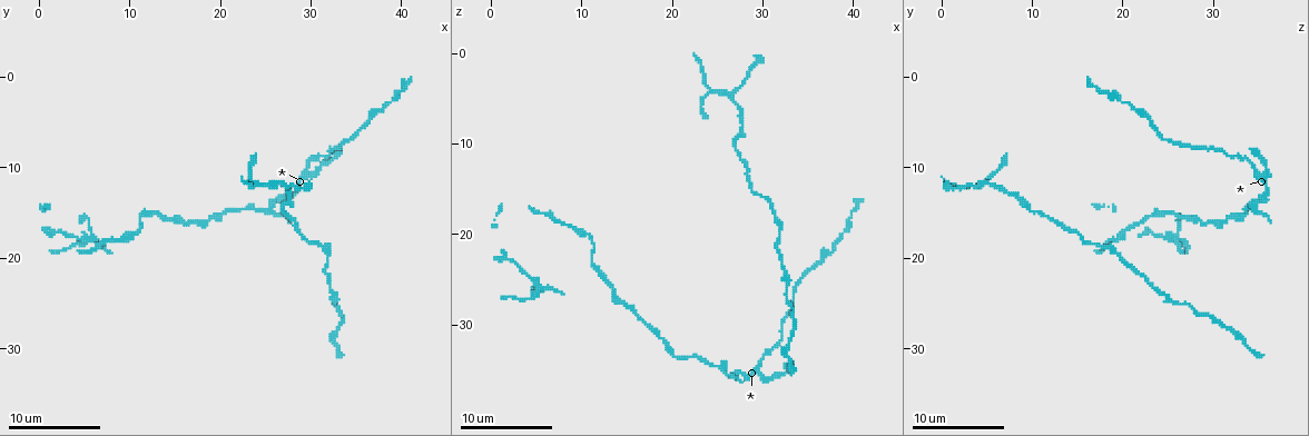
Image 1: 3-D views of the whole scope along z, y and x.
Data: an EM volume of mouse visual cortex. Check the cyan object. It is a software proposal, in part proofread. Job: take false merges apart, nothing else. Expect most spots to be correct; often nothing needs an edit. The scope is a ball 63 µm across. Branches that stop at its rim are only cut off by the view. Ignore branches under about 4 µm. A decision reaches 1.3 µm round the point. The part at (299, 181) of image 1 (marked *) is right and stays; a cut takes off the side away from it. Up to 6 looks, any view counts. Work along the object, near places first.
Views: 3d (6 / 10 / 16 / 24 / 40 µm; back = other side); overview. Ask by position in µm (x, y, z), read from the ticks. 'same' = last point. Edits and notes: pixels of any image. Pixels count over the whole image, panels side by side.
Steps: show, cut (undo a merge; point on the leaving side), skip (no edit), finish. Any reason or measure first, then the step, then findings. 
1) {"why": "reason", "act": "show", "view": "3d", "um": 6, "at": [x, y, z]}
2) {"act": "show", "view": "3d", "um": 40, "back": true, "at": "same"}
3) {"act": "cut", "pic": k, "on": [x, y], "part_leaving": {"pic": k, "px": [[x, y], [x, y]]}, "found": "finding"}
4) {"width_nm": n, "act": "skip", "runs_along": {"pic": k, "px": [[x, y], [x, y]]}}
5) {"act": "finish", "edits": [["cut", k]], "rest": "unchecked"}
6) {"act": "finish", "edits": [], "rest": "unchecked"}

{"why": "thin arm on a thick one", "act": "show", "view": "3d", "um": 10, "at": [5.4, 18.0, 26.0]}

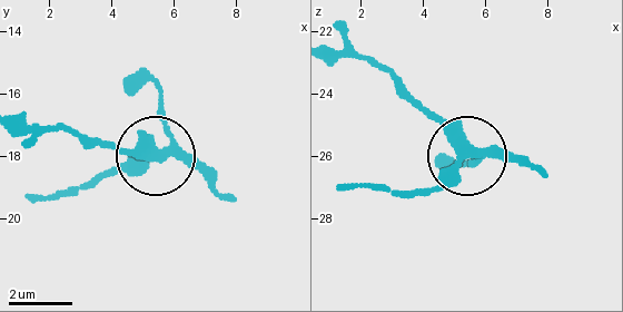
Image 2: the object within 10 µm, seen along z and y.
{"width_nm": 350, "act": "skip", "found": "all the same neuron"}

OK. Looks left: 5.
{"why": "three-way junction", "act": "show", "view": "3d", "um": 10, "at": [26.4, 11.6, 4.6]}

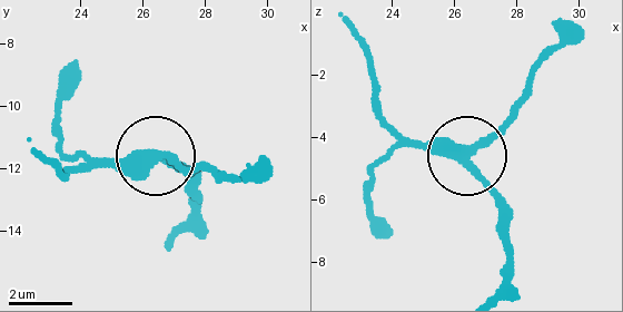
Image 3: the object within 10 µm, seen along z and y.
{"act": "show", "view": "3d", "um": 6, "at": [26.4, 11.6, 4.5]}

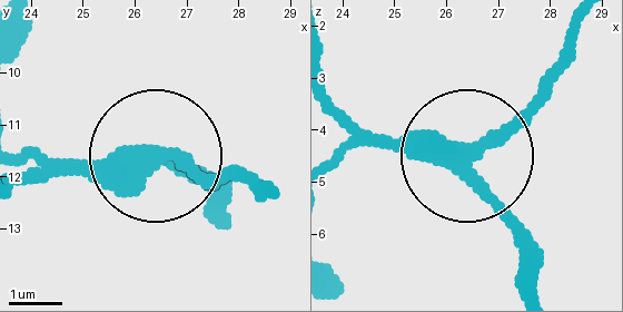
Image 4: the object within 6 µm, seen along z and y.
{"act": "skip", "found": "continuous, no second neuron"}

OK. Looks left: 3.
{"why": "calibre changes", "act": "show", "view": "3d", "um": 6, "at": [37.8, 3.4, 21.4]}

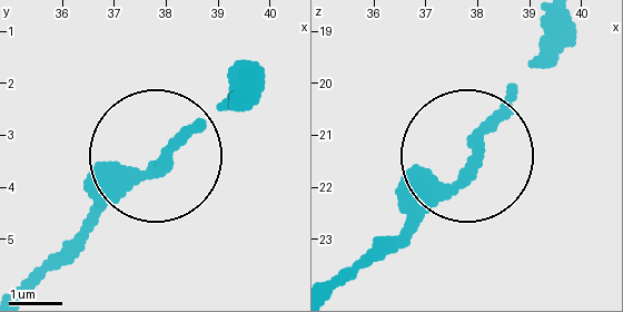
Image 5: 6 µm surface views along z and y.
{"act": "show", "view": "3d", "um": 6, "back": true, "at": [37.95, 3.55, 21.25]}

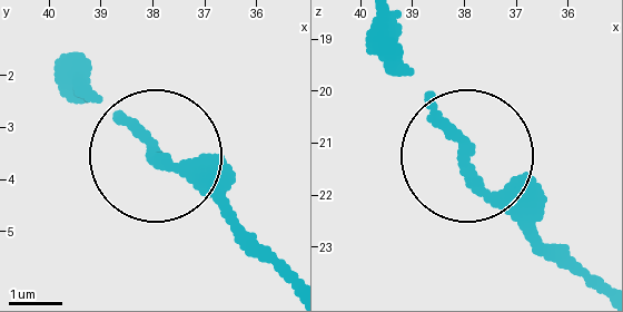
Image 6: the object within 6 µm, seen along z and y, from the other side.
{"width_nm": 200, "act": "skip", "runs_along": {"pic": 6, "px": [[596, 293], [490, 195], [375, 40]]}, "found": "all the same neuron"}

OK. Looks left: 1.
{"act": "finish", "edits": [], "rest": "unchecked"}

